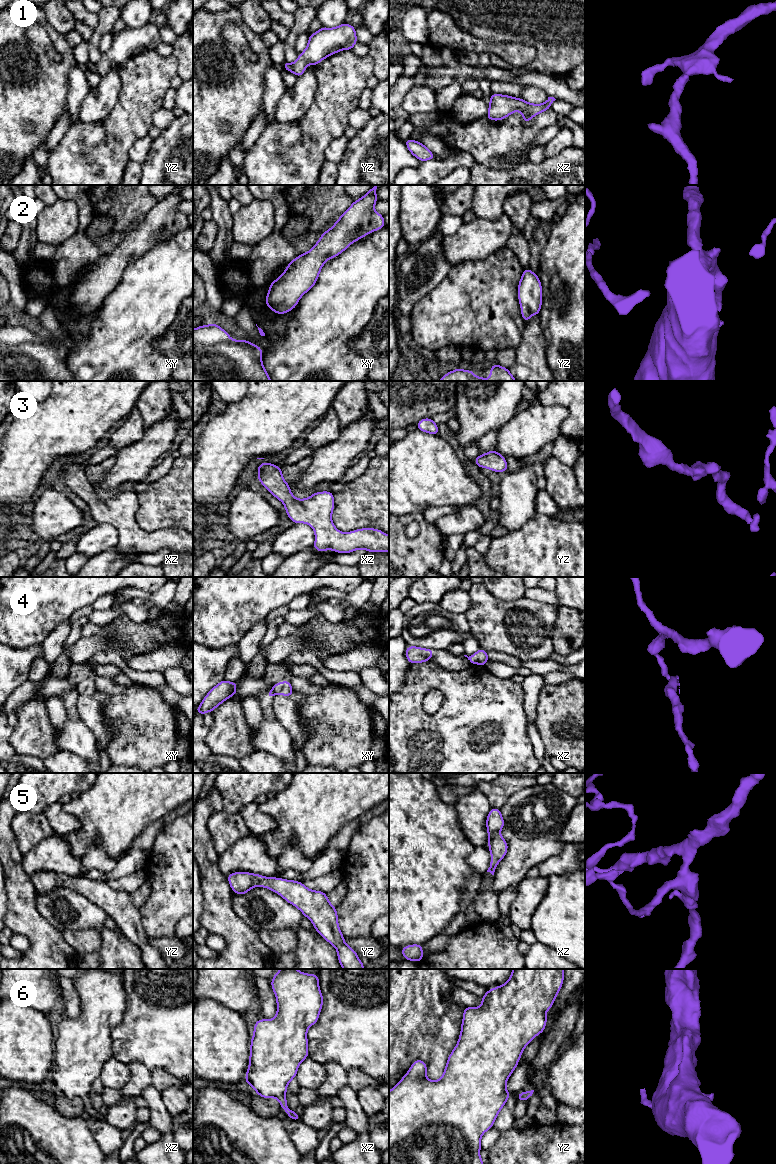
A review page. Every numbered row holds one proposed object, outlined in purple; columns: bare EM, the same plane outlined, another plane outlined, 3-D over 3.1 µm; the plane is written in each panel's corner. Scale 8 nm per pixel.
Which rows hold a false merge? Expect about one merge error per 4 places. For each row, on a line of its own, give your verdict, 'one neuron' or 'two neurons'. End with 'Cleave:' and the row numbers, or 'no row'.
1: one neuron
2: one neuron
3: one neuron
4: two neurons
5: one neuron
6: one neuron
Cleave: 4

